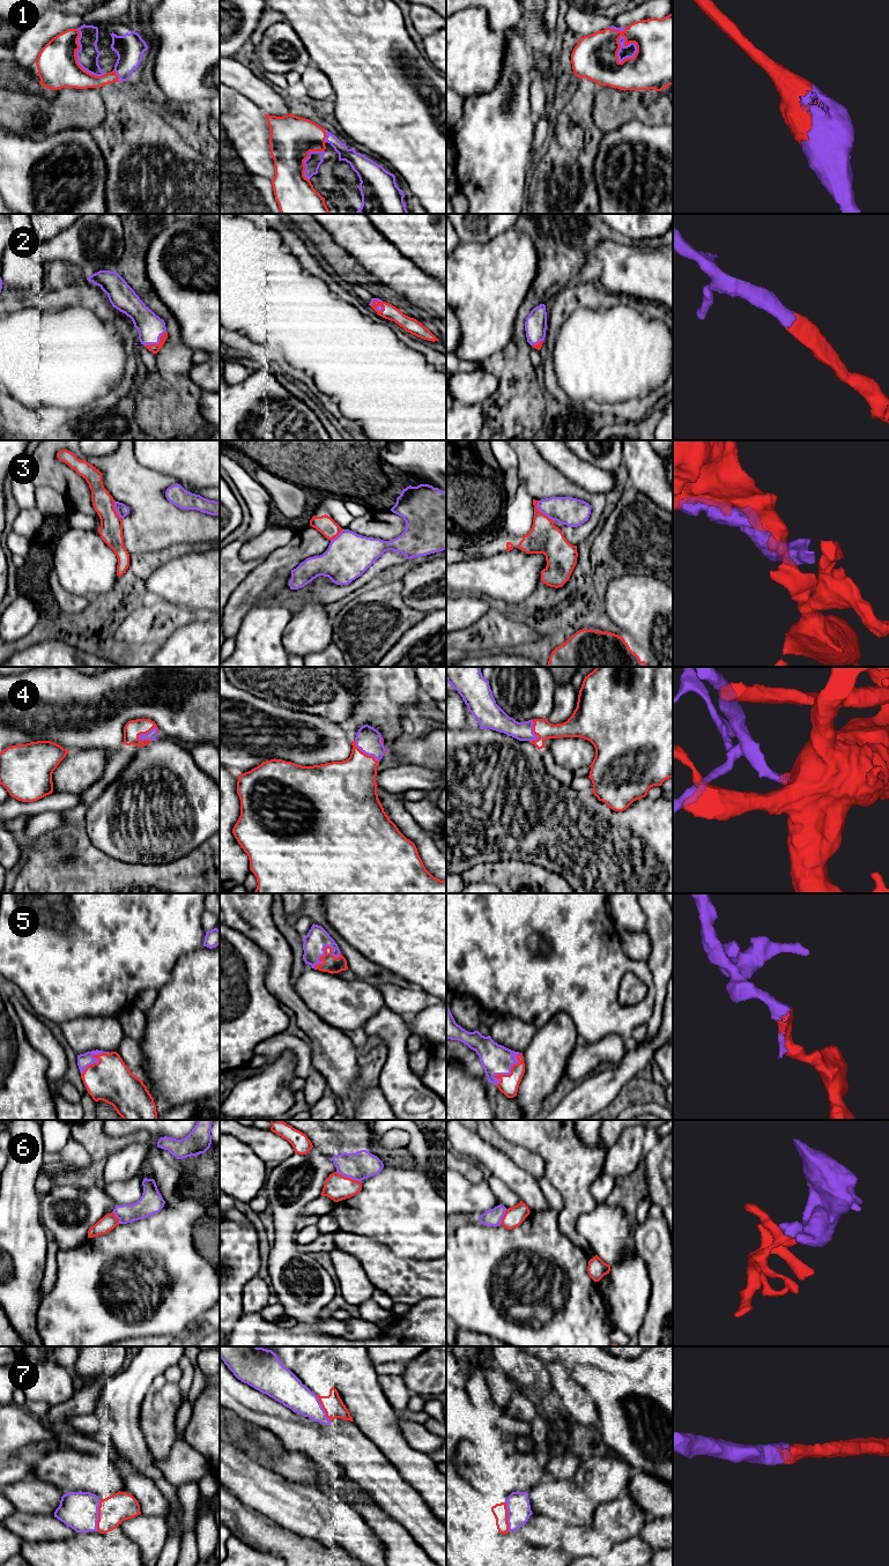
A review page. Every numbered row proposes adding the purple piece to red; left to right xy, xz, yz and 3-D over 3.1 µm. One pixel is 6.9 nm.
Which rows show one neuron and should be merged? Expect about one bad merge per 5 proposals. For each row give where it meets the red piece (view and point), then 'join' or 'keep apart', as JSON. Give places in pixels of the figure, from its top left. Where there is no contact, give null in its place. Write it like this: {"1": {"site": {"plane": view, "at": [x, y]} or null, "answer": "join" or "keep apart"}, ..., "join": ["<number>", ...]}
{"1": {"site": {"plane": "yz", "at": [619, 49]}, "answer": "join"}, "2": {"site": {"plane": "xy", "at": [158, 343]}, "answer": "join"}, "3": {"site": {"plane": "yz", "at": [540, 512]}, "answer": "join"}, "4": {"site": {"plane": "xy", "at": [147, 732]}, "answer": "join"}, "5": {"site": {"plane": "yz", "at": [510, 1074]}, "answer": "join"}, "6": {"site": {"plane": "xz", "at": [348, 1178]}, "answer": "keep apart"}, "7": {"site": {"plane": "xy", "at": [98, 1516]}, "answer": "join"}, "join": ["1", "2", "3", "4", "5", "7"]}

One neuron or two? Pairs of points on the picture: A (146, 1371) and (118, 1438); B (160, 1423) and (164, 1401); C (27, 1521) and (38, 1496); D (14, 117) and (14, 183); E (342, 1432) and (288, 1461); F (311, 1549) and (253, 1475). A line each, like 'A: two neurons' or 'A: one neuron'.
A: one neuron
B: one neuron
C: two neurons
D: two neurons
E: two neurons
F: two neurons

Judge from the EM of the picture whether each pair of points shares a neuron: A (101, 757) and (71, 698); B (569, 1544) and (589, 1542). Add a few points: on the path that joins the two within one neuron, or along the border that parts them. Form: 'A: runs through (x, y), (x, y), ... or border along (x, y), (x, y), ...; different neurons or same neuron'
A: border along (108, 750), (72, 749), (69, 751); different neurons
B: runs through (573, 1543), (584, 1542); same neuron

